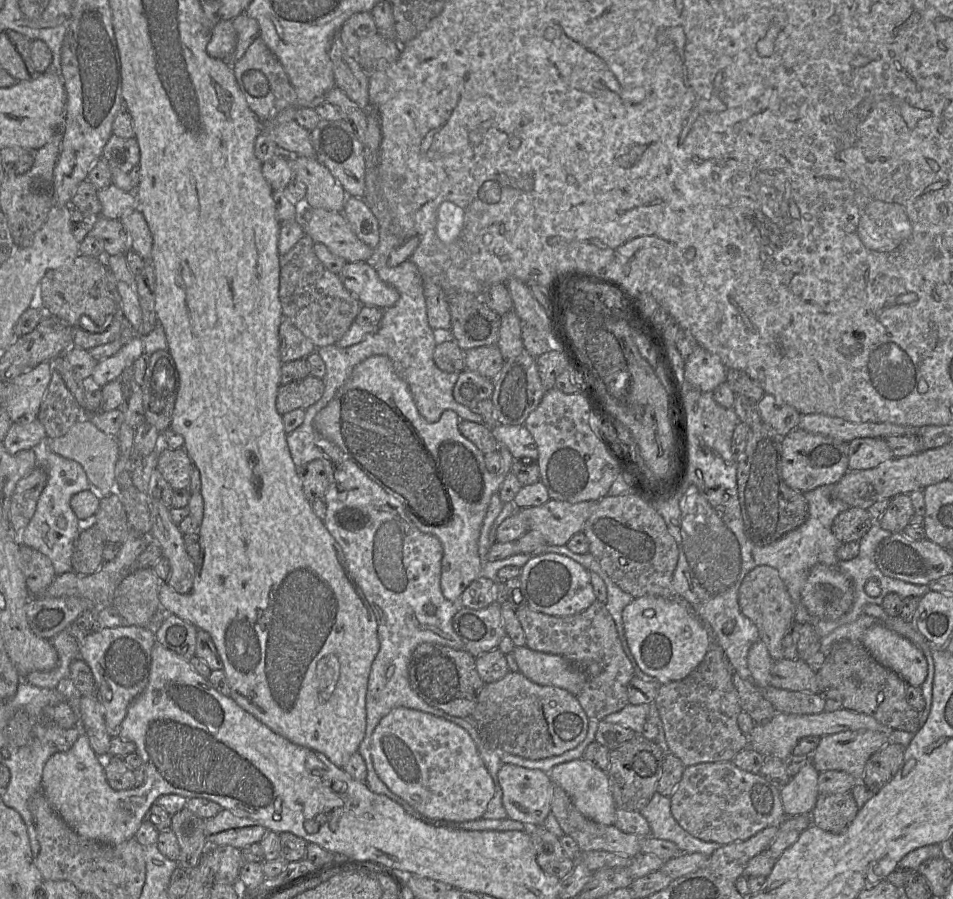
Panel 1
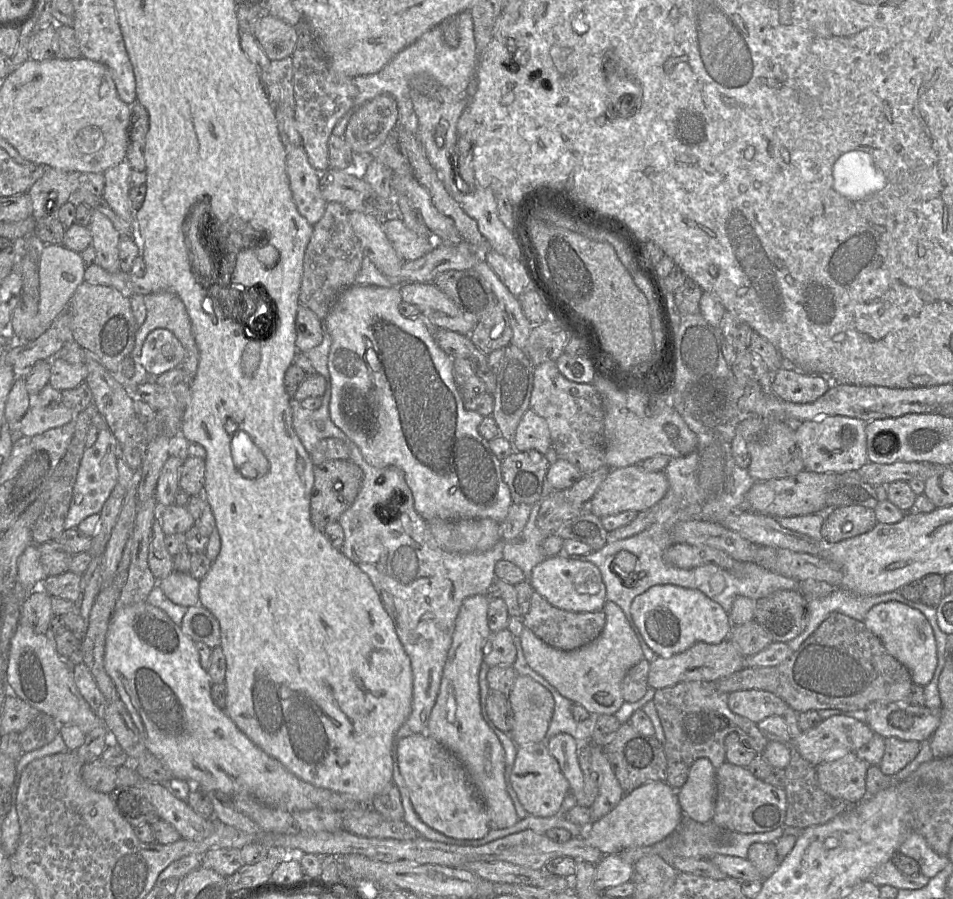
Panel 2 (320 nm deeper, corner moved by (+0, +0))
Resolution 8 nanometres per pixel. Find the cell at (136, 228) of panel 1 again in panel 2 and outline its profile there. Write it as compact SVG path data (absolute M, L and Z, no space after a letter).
M127 160L105 171L103 198L121 219L134 224L134 211L129 198L131 172L132 167Z

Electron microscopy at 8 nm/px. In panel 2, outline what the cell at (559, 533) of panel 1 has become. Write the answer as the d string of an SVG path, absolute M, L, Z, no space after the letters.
M640 465L614 468L610 470L585 508L599 518L625 511L642 512L661 501L667 493L668 487L664 471L649 473L644 471Z

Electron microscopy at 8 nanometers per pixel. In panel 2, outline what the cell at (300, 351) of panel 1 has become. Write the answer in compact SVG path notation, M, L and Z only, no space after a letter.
M299 305L298 307L295 331L295 345L298 353L306 353L322 342L322 321L306 306Z

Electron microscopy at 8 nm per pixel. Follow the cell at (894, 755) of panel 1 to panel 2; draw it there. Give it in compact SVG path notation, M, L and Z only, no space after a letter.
M885 738L885 751L878 766L883 774L894 776L918 755L919 750L918 741Z

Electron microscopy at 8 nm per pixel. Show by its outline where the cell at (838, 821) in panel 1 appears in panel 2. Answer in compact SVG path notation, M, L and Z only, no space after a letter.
M855 752L840 754L816 766L817 781L828 795L856 804L867 797L866 773L869 766Z

